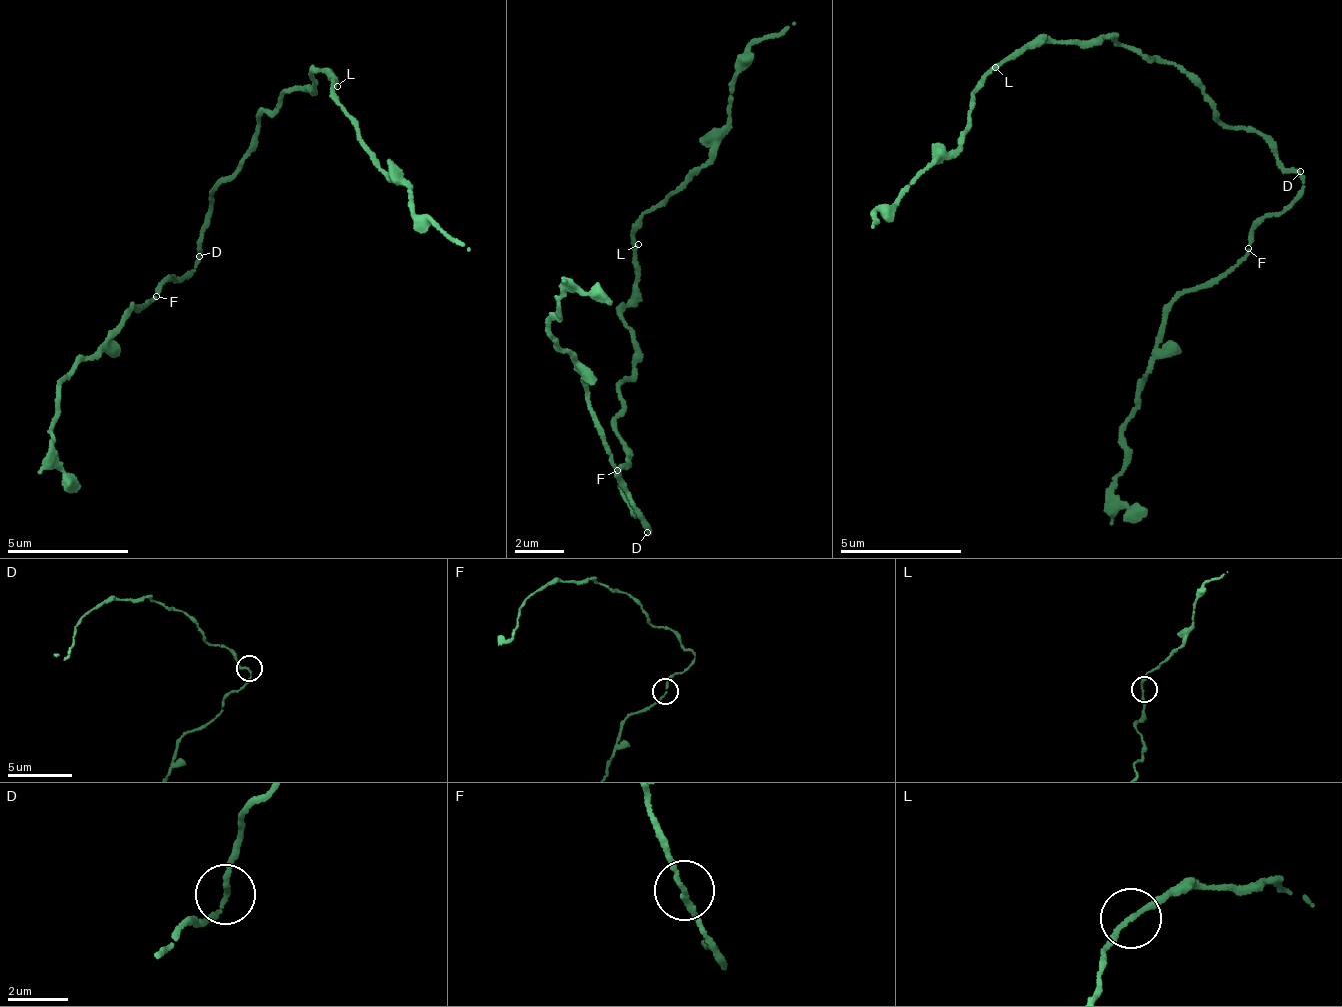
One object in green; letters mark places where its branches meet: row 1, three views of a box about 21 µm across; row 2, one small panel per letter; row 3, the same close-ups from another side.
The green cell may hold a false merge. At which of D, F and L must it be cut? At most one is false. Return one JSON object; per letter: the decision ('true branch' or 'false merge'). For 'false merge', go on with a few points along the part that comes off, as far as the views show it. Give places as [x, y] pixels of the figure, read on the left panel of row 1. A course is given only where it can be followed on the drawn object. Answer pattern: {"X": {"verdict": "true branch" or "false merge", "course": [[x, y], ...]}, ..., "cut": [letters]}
{"D": {"verdict": "true branch"}, "F": {"verdict": "true branch"}, "L": {"verdict": "true branch"}, "cut": []}

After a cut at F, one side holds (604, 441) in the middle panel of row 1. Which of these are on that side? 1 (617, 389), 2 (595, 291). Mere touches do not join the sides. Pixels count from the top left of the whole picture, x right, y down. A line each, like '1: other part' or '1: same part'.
1: other part
2: same part

